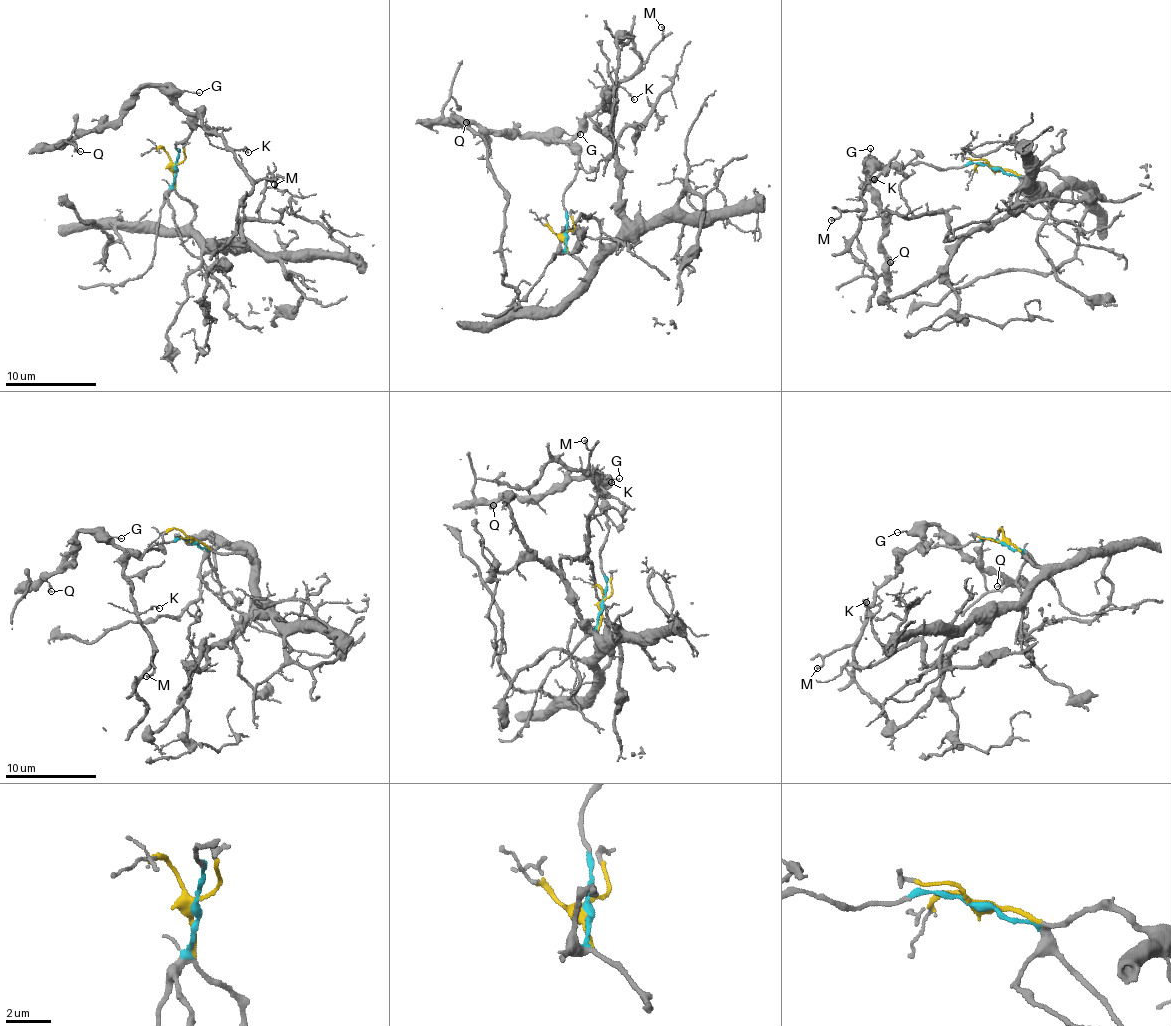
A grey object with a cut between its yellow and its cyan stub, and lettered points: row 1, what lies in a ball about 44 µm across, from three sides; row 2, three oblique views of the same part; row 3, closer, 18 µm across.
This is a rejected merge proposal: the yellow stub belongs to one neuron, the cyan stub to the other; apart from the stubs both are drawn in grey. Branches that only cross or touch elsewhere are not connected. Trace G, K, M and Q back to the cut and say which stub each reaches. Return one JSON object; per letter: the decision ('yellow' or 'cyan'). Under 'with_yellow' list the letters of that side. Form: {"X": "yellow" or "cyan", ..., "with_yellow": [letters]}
{"G": "cyan", "K": "cyan", "M": "cyan", "Q": "cyan", "with_yellow": []}

